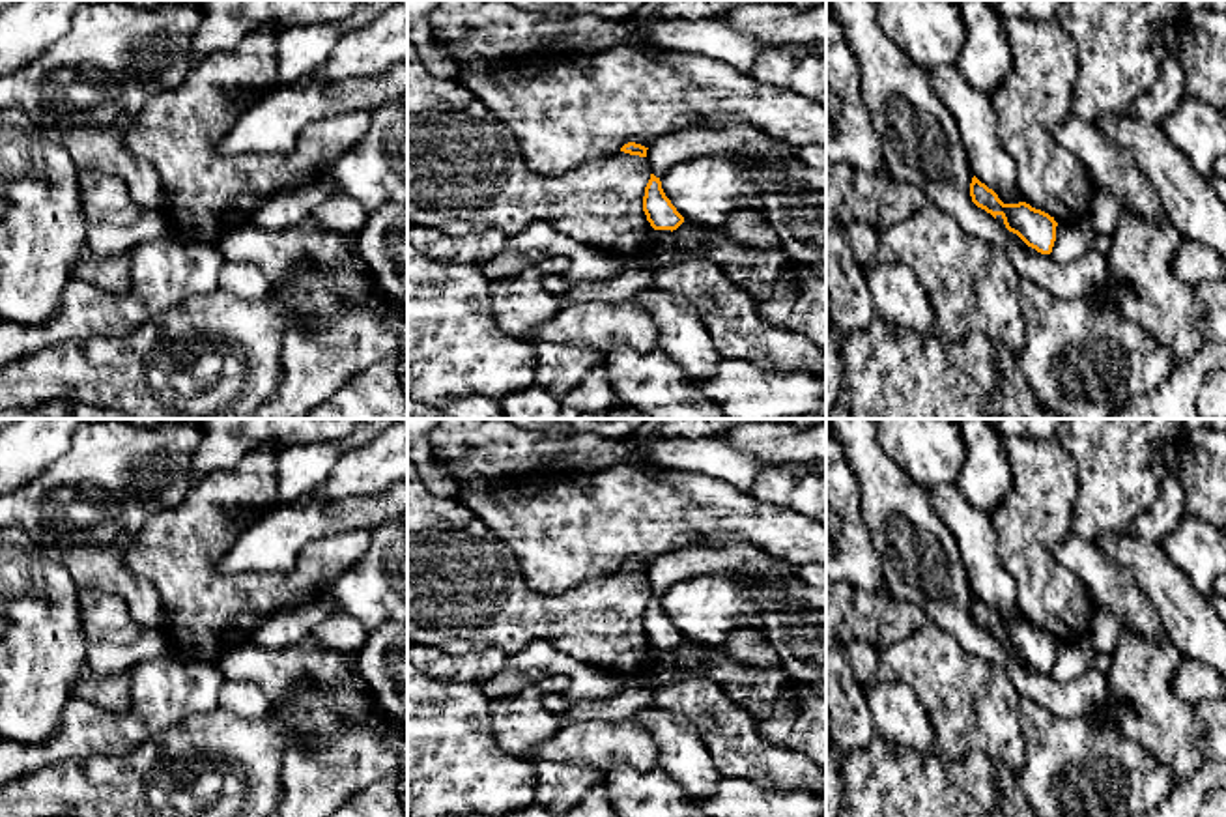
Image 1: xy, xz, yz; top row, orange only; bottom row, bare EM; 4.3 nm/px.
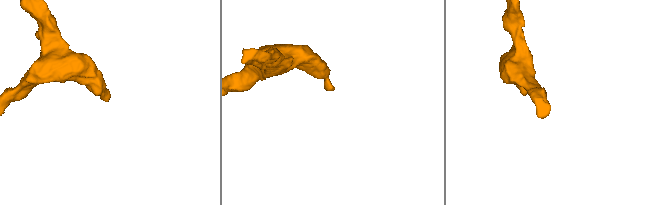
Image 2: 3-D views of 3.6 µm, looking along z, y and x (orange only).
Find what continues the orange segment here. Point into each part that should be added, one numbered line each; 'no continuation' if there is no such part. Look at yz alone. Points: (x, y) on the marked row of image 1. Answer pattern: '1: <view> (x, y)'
no continuation

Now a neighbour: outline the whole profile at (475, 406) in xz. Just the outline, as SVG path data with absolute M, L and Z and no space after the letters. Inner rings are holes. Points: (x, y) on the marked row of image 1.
M407 398L407 419L505 419L499 400L460 398L445 408L430 408Z

